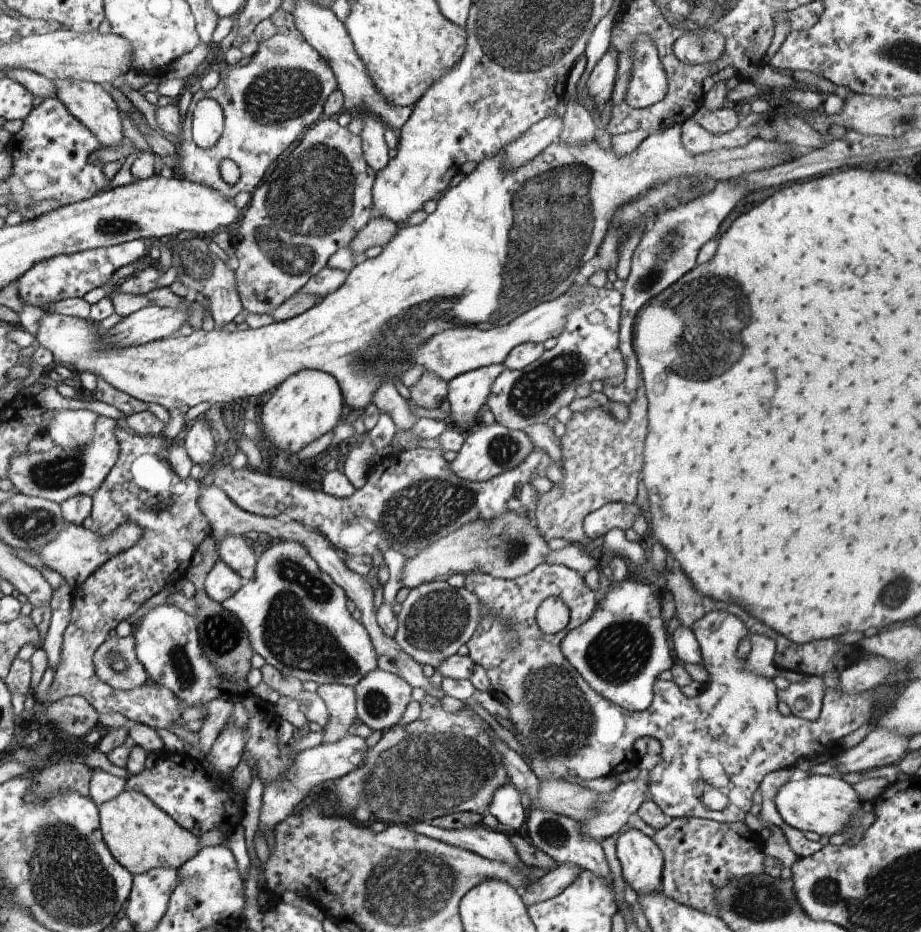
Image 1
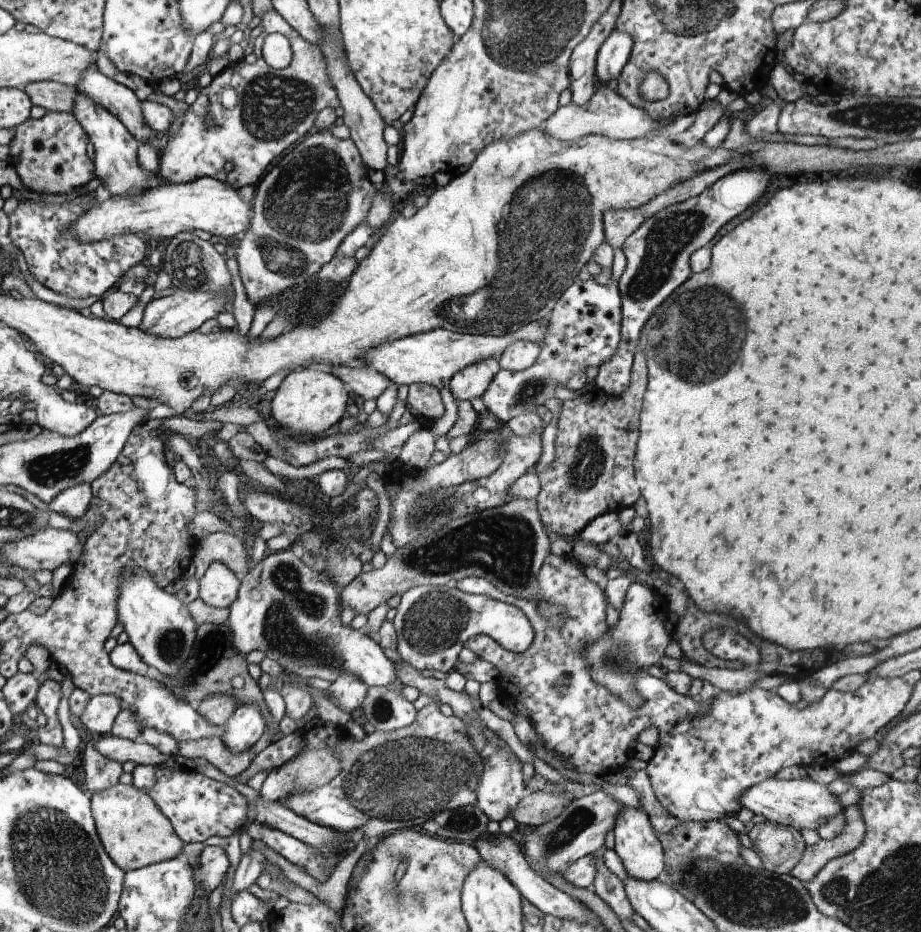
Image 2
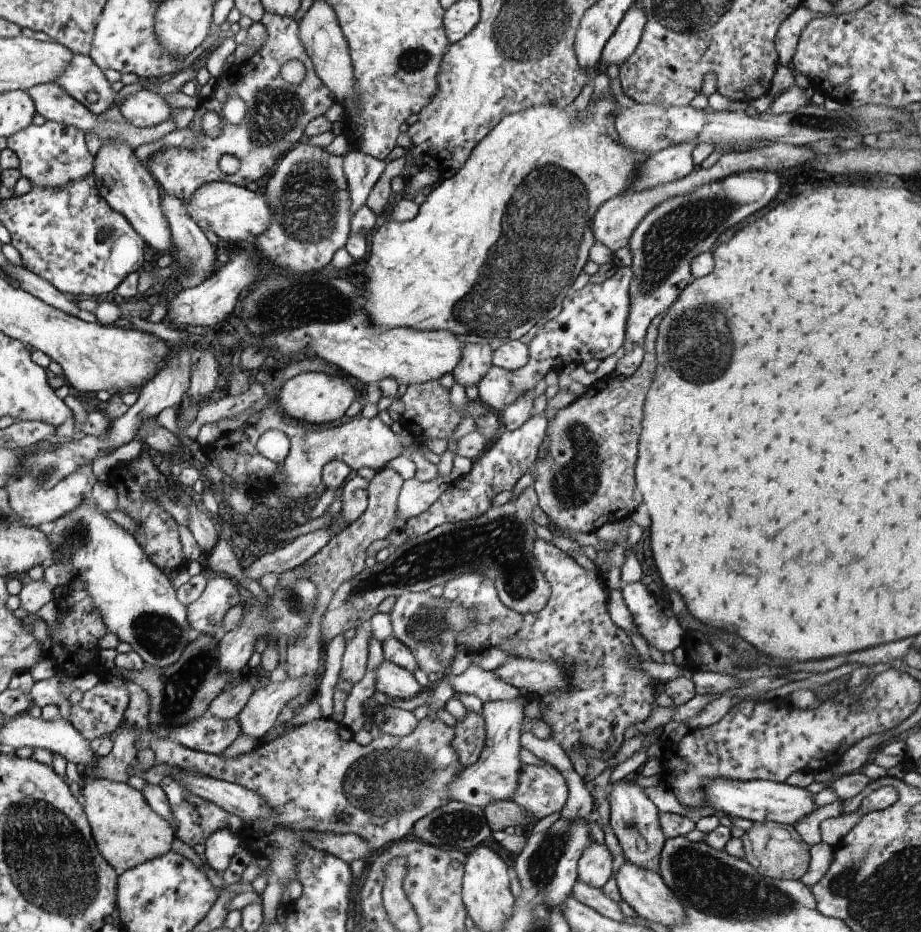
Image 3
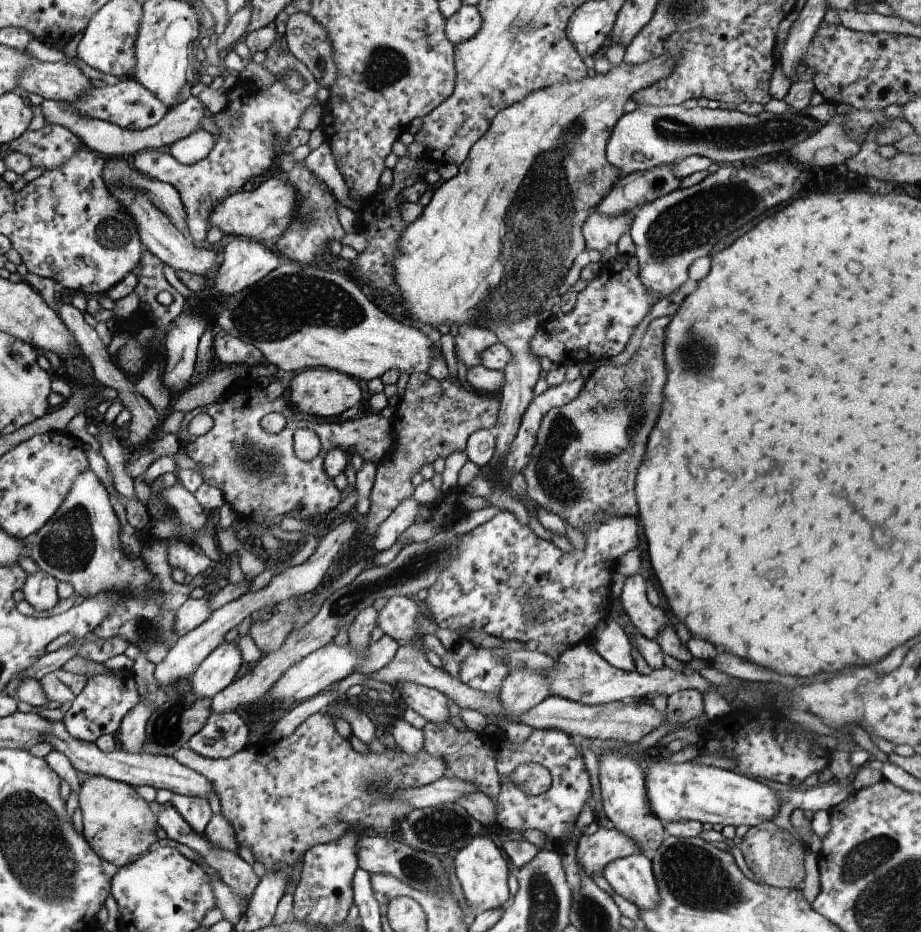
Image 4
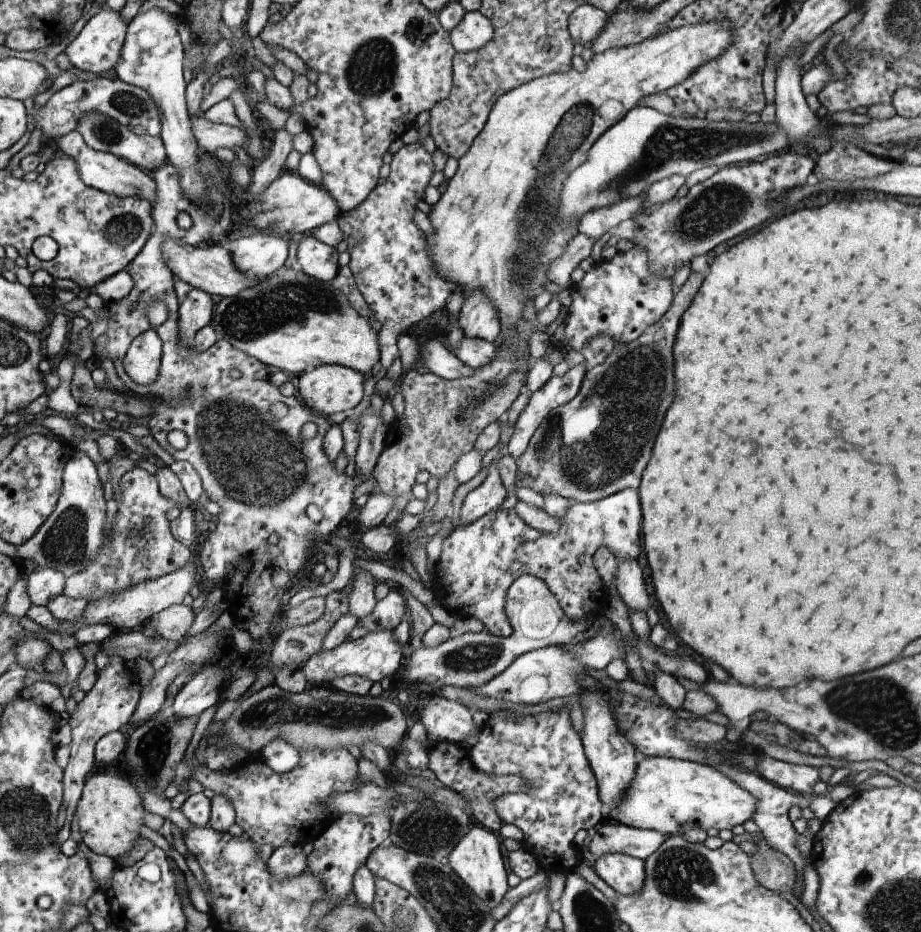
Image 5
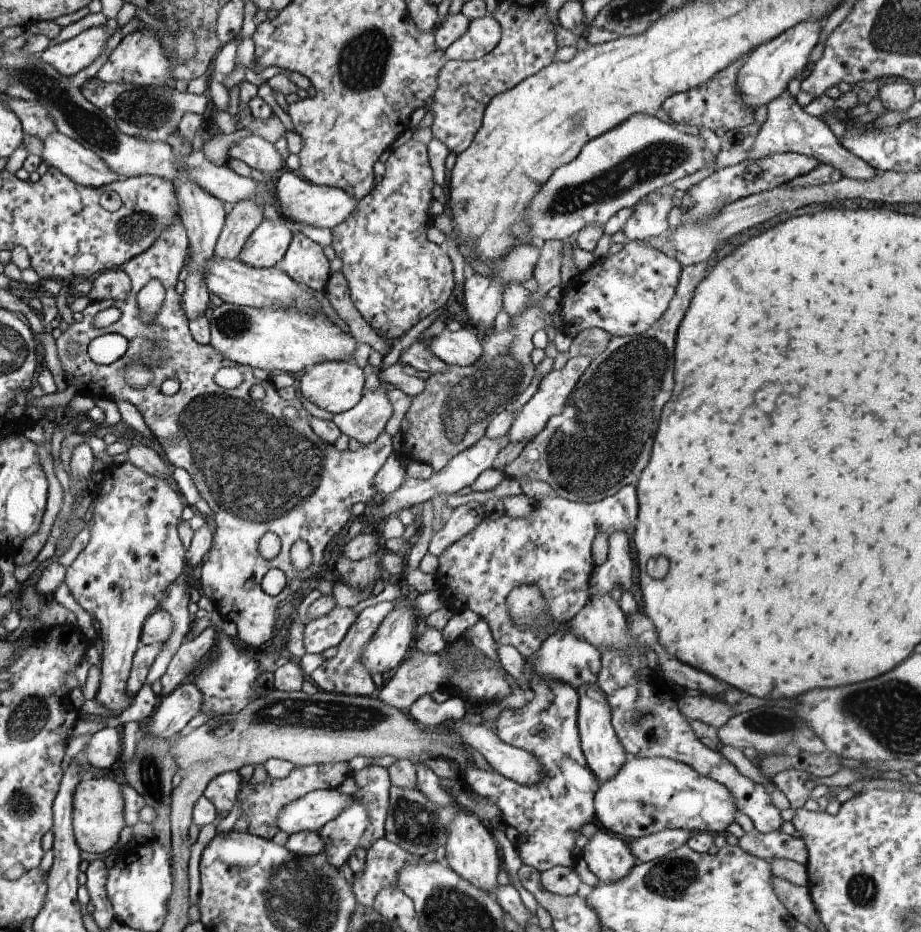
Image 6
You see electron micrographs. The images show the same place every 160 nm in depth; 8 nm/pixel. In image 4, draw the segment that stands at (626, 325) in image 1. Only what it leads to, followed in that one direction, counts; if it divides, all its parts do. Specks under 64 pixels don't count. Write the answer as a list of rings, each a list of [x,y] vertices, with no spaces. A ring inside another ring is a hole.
[[[764,162],[764,164],[756,164],[756,167],[753,165],[749,167],[749,165],[725,165],[722,166],[714,174],[709,174],[704,180],[700,183],[689,187],[689,188],[680,188],[672,191],[670,194],[666,196],[657,198],[644,206],[641,206],[635,211],[635,219],[632,220],[631,227],[629,228],[630,236],[636,247],[635,257],[637,258],[639,264],[639,277],[641,278],[642,284],[654,294],[654,298],[656,302],[664,301],[664,297],[672,294],[674,290],[678,290],[686,280],[689,279],[689,266],[692,264],[693,260],[696,260],[698,257],[703,257],[704,255],[710,254],[710,250],[722,240],[722,238],[726,238],[728,234],[732,234],[734,230],[740,230],[742,226],[746,226],[748,222],[752,222],[752,220],[756,220],[756,218],[760,218],[760,214],[764,214],[764,212],[768,212],[768,210],[772,210],[772,208],[776,208],[776,206],[780,206],[780,204],[785,204],[784,202],[788,202],[791,200],[792,196],[798,192],[798,188],[802,192],[804,192],[804,180],[806,180],[806,174],[804,171],[798,170],[796,166],[792,166],[792,162]]]

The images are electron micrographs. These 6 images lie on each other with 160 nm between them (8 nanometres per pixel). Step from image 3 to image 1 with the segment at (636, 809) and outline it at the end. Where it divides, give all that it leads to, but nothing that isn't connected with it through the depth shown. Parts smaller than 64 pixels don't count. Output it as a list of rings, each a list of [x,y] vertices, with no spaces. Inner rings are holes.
[[[634,828],[621,833],[616,855],[624,881],[638,895],[661,891],[664,856],[658,844]]]

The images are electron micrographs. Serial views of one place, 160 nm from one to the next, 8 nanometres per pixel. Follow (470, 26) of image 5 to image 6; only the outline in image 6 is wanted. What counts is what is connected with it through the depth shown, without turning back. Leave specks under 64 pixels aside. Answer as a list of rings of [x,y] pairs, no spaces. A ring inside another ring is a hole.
[[[490,14],[469,21],[465,33],[445,50],[446,58],[471,61],[482,58],[500,42],[501,24]]]

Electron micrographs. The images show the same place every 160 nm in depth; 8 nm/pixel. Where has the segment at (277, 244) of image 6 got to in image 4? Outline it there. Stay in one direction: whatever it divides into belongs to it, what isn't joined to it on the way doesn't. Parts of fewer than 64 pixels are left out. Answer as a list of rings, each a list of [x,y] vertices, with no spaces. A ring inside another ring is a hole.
[[[236,237],[223,250],[224,258],[214,279],[214,288],[224,296],[238,294],[262,280],[269,272],[278,268],[282,256],[269,243]]]

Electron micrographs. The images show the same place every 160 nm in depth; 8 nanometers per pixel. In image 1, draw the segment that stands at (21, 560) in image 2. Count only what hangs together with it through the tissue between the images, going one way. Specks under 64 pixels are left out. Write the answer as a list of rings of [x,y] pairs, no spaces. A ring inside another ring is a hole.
[[[134,522],[118,526],[118,530],[114,530],[112,534],[106,534],[106,536],[94,534],[94,531],[90,530],[87,525],[68,523],[68,526],[62,528],[52,542],[42,548],[32,549],[32,552],[36,552],[42,558],[42,562],[46,564],[48,569],[62,575],[66,583],[73,589],[76,586],[80,587],[86,578],[101,569],[106,562],[110,561],[110,558],[132,548],[140,538],[142,538],[142,527]]]

